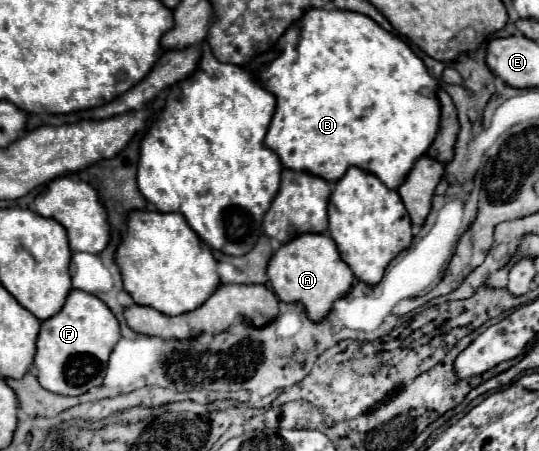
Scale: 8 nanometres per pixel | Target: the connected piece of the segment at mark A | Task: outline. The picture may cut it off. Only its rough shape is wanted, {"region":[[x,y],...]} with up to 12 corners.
{"region":[[306,233],[268,263],[278,299],[312,323],[354,275],[328,235]]}

